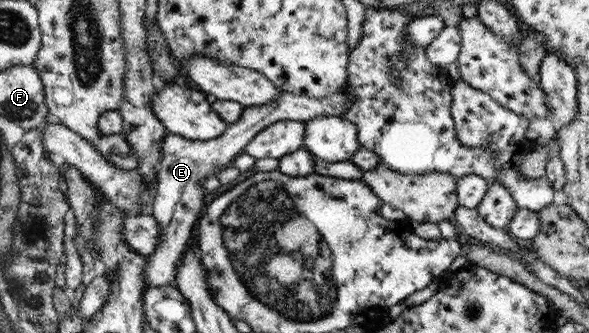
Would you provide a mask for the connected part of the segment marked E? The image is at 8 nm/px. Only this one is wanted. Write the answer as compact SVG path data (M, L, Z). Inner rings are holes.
M347 84L337 87L335 91L321 99L313 99L307 95L293 94L279 89L275 101L243 107L239 118L229 123L225 132L211 140L187 140L179 135L165 134L159 148L161 151L159 164L155 166L157 176L154 185L155 194L149 207L149 214L155 217L159 225L159 242L155 244L155 250L151 252L151 255L145 256L145 268L143 268L145 284L151 287L173 284L176 266L185 248L185 242L196 228L199 219L197 214L203 206L203 195L207 192L203 188L203 182L225 166L229 166L259 130L281 120L297 120L303 123L317 116L343 117L343 112L349 108L350 102L351 90Z

